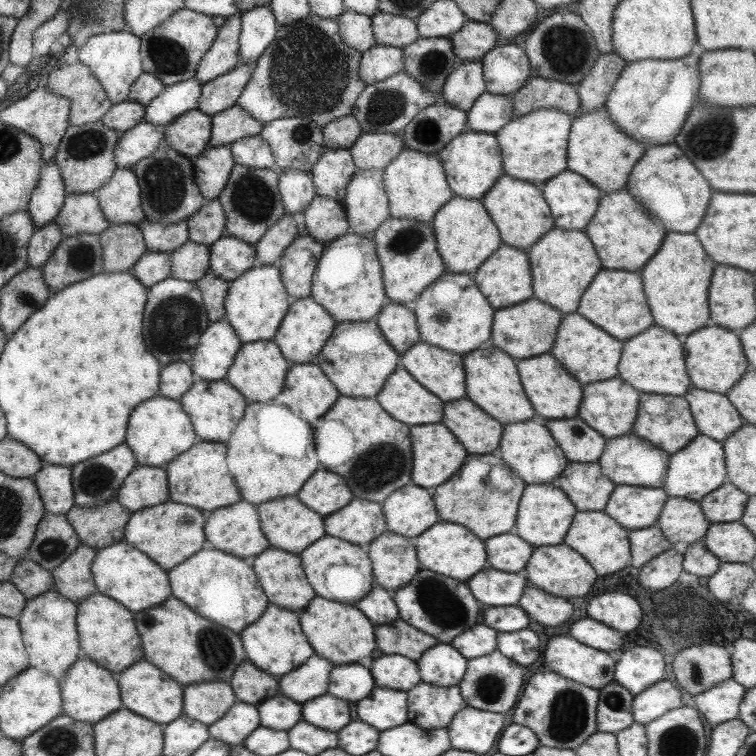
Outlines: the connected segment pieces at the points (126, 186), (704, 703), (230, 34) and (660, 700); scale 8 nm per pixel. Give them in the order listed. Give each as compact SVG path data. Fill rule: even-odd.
M117 167L111 178L91 193L95 195L103 217L110 224L137 225L144 219L139 201L138 180L132 168Z
M732 678L692 695L699 714L713 726L737 718L738 708L746 688Z
M239 14L225 17L217 29L216 38L211 47L203 53L193 77L201 84L213 80L216 76L229 72L238 64L240 36Z
M665 679L655 682L632 698L632 720L646 725L667 711L683 706L682 690Z

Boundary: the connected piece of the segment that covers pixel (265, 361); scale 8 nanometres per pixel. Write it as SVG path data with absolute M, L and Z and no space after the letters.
M272 340L242 343L235 353L231 366L227 369L225 380L236 391L239 391L246 402L272 402L273 397L282 391L285 373L289 365L289 362L281 355L279 347Z

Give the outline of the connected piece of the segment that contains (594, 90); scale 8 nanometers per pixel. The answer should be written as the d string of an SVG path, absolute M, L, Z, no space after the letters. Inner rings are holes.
M613 52L597 56L591 70L576 86L580 108L575 115L592 113L604 107L612 84L625 65L626 62Z

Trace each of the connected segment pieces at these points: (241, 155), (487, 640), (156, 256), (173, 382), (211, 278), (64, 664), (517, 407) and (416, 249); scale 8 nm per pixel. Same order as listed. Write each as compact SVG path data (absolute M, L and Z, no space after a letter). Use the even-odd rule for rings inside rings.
M259 135L235 140L229 145L229 150L234 164L258 169L272 168L273 155Z
M482 624L465 629L459 636L451 640L451 647L455 648L463 658L472 659L485 656L496 650L497 632Z
M146 252L136 260L131 274L148 289L152 284L165 280L171 272L171 255L163 252Z
M179 361L169 364L169 366L163 366L161 376L159 376L158 394L178 401L181 395L191 387L194 377L194 373L191 372L191 367L187 363Z
M208 271L195 281L195 286L199 289L199 295L201 295L201 301L203 301L205 314L211 323L223 319L228 283L228 281L217 278Z
M55 590L27 599L16 621L21 629L28 666L47 672L59 680L82 653L76 629L76 604Z
M487 343L462 356L465 373L465 398L475 403L485 414L499 421L503 426L537 418L529 399L521 390L520 378L512 359L495 345Z
M389 217L373 231L371 239L381 265L381 280L388 302L411 307L421 291L445 272L441 255L436 250L431 225L415 219Z

